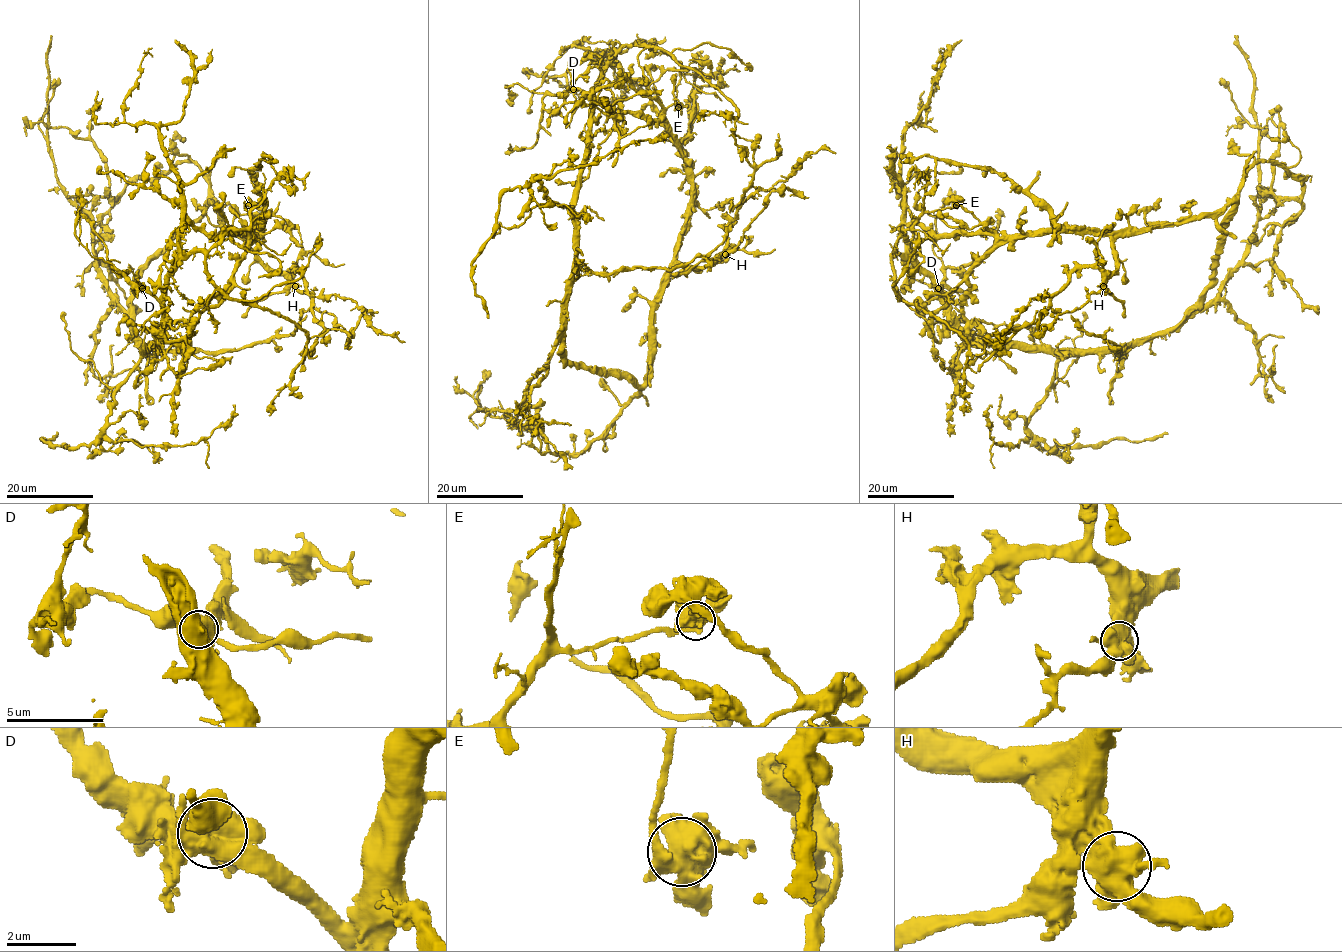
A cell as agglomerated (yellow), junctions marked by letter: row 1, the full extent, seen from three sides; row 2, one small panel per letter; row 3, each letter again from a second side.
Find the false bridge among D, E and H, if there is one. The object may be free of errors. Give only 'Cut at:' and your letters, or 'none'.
Cut at: none

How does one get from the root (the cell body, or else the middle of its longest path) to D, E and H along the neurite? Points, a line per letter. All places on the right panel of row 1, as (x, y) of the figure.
D: (1053, 350), (970, 337), (959, 326), (956, 313), (939, 288)
E: (1053, 350), (970, 337), (959, 326), (940, 288), (895, 250), (902, 229), (908, 229), (923, 213), (956, 205)
H: (1053, 350), (1010, 344), (968, 320), (968, 273), (998, 247), (1035, 234), (1107, 234), (1115, 270), (1103, 286)

